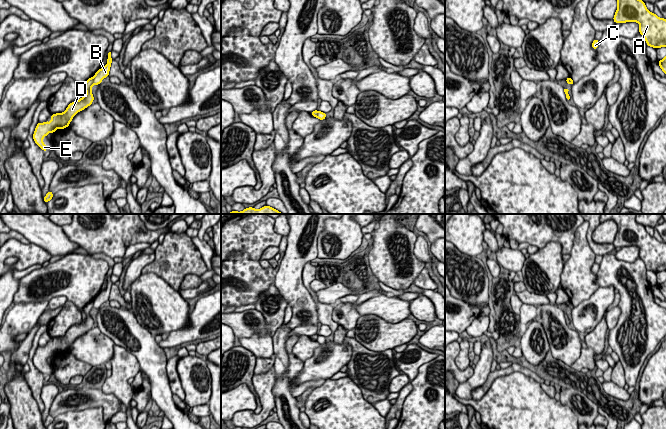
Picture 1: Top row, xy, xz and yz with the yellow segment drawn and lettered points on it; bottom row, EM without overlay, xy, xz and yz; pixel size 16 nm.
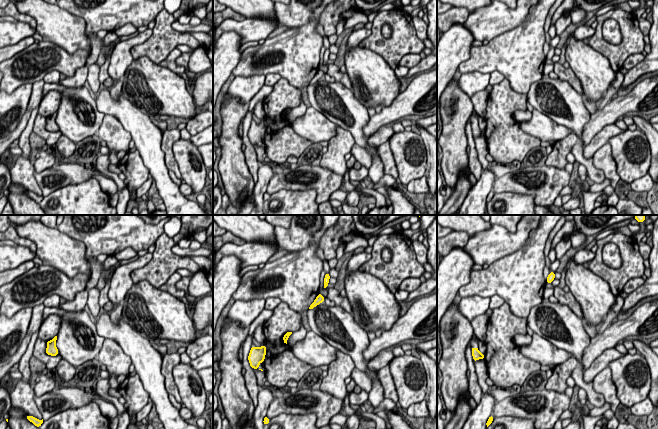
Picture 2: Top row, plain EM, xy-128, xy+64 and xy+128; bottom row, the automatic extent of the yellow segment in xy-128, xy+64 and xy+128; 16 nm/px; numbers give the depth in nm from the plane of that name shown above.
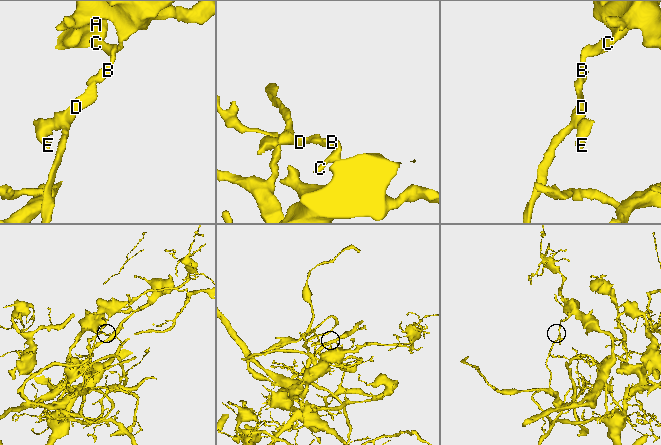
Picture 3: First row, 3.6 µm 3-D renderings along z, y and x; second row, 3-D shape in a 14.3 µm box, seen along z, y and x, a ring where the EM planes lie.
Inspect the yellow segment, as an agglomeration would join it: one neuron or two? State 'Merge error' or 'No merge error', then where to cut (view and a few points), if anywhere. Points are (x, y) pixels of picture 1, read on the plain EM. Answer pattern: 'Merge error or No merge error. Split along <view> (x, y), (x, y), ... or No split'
Merge error. Split along xy (92, 301), (93, 308)

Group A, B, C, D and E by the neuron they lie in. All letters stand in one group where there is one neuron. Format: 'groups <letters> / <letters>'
groups A B C / D E

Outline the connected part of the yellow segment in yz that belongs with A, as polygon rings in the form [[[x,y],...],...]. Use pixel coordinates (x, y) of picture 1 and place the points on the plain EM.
[[[600,214],[600,223],[614,220],[617,234],[613,241],[616,247],[637,246],[639,257],[644,261],[647,270],[655,273],[666,271],[666,243],[651,237],[645,226],[636,222],[637,214]]]

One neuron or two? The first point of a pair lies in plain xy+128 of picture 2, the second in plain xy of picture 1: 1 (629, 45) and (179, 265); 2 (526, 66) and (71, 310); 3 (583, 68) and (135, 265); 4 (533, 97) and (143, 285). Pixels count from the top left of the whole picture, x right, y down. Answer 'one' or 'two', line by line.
1: one
2: two
3: two
4: two

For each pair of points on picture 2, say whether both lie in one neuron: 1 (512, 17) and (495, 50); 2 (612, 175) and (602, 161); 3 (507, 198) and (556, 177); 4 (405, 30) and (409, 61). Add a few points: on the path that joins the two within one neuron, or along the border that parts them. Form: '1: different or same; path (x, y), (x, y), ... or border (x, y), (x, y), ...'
1: different; border (525, 21), (493, 37), (489, 41)
2: same; path (610, 172), (610, 169), (605, 164)
3: different; border (494, 193), (517, 192), (530, 194), (536, 204)
4: different; border (418, 53), (406, 53), (398, 64)

